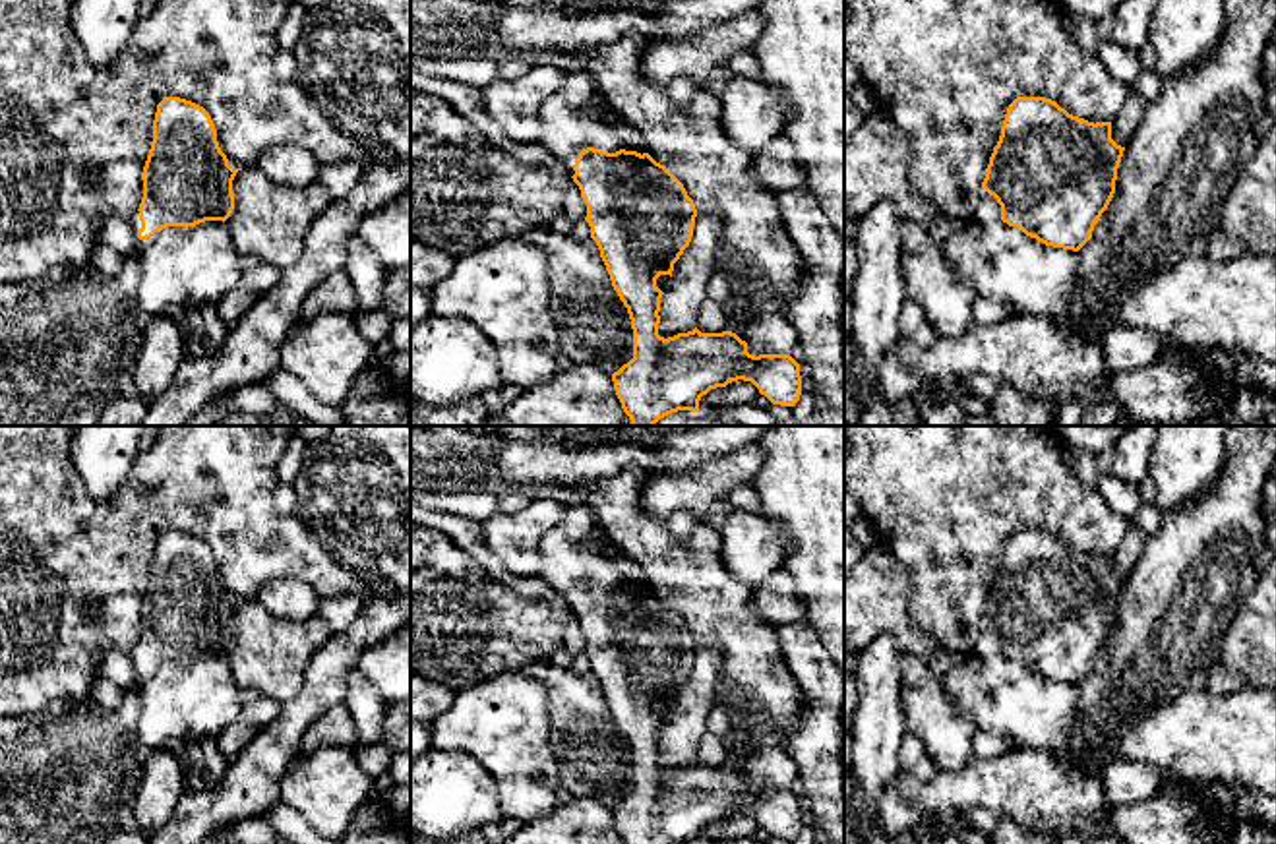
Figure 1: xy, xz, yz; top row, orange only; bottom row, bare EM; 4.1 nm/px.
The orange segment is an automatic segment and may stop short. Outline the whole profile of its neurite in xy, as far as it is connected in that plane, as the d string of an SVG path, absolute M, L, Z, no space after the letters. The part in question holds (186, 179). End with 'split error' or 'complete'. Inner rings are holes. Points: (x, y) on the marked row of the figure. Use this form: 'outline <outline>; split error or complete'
outline M165 97L157 105L153 141L141 172L143 197L139 209L128 219L137 248L157 240L167 226L196 226L205 221L227 221L234 209L232 180L240 168L228 165L217 141L209 112L186 99Z; split error

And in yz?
outline M1017 97L1007 108L968 223L1003 221L1046 246L1079 252L1115 194L1123 151L1111 139L1111 122L1073 116L1046 97Z; split error

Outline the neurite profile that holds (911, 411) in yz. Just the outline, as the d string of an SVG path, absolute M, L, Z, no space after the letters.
M879 385L858 426L926 426L924 410L933 399L939 399L941 393L943 389L924 387L916 395L891 407Z

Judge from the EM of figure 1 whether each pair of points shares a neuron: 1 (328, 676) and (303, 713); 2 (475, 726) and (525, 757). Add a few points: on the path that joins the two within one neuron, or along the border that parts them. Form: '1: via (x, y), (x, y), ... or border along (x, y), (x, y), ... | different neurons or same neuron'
1: via (324, 686), (310, 703) | same neuron
2: via (486, 726), (494, 726), (514, 746) | same neuron

